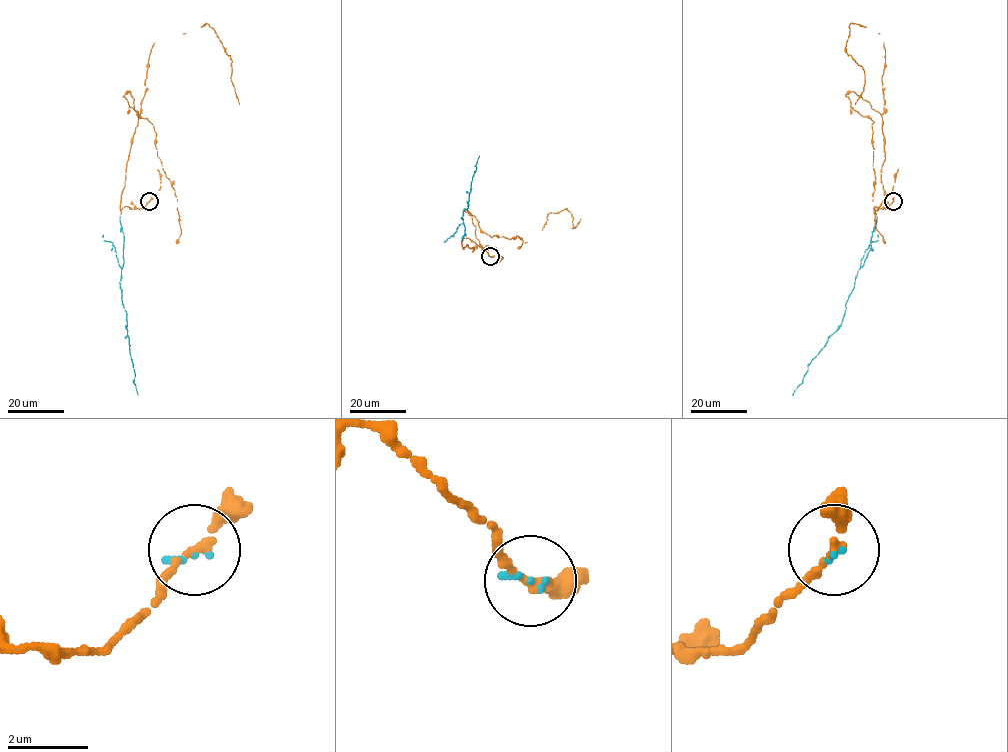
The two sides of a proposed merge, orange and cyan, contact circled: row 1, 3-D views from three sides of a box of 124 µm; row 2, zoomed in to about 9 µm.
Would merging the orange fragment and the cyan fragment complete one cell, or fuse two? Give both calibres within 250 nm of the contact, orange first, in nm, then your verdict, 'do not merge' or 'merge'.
calibres 200 and 150 nm; merge

